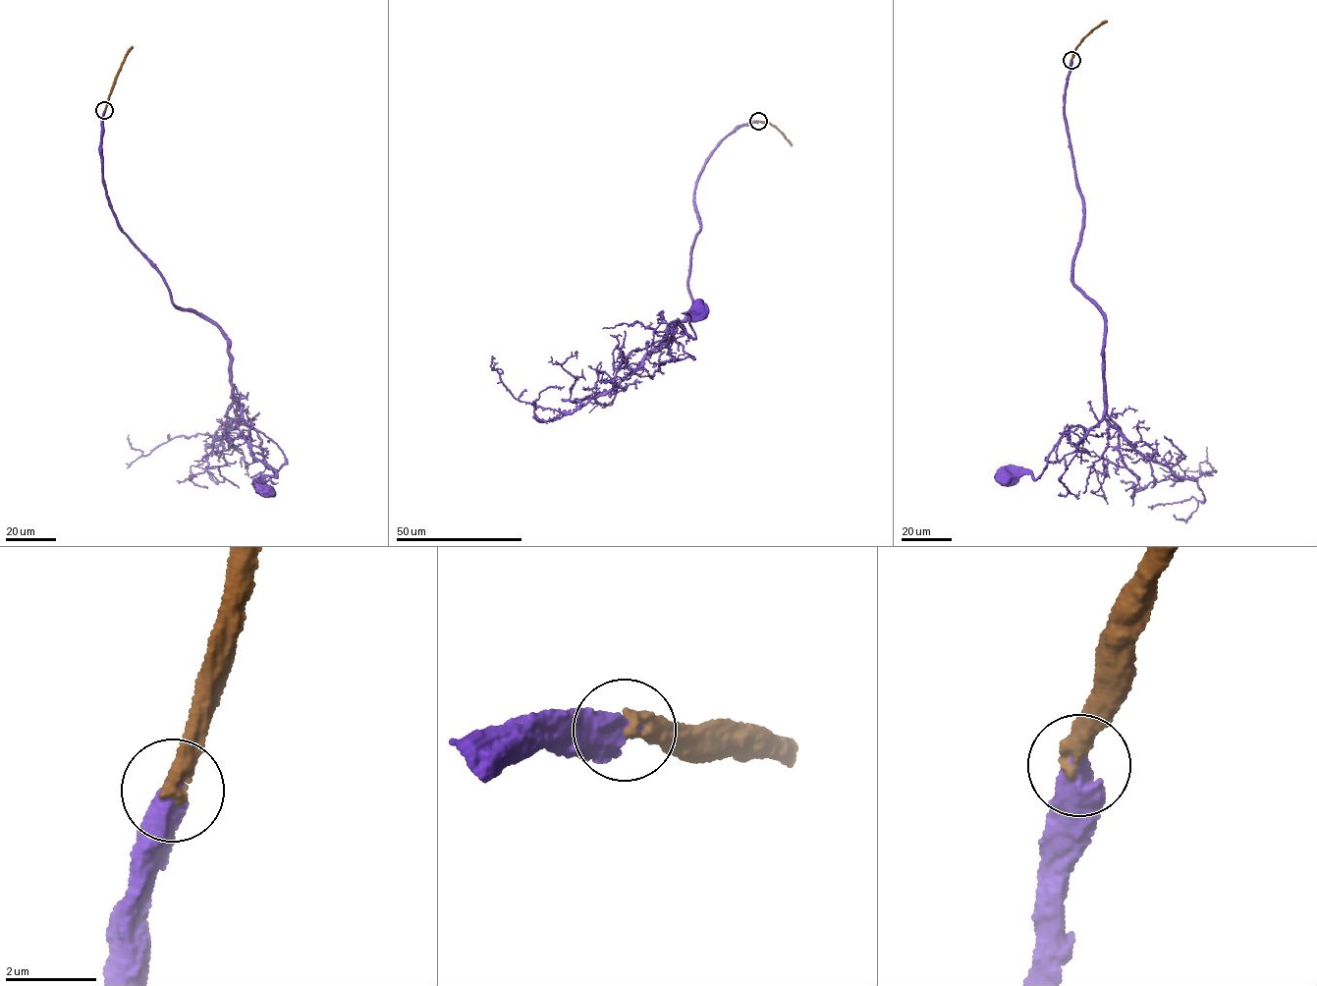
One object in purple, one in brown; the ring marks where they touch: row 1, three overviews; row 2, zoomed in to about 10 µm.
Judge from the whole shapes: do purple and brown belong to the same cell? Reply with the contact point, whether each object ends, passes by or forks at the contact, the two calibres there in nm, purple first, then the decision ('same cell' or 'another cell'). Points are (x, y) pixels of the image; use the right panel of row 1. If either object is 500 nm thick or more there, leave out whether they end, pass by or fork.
(1071, 60) | 650/320 nm | another cell

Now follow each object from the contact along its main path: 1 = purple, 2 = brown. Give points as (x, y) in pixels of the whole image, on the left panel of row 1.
1: (104, 110), (102, 176), (118, 227), (172, 302), (228, 340), (235, 422), (276, 471), (262, 491)
2: (105, 110), (113, 83), (132, 46)

